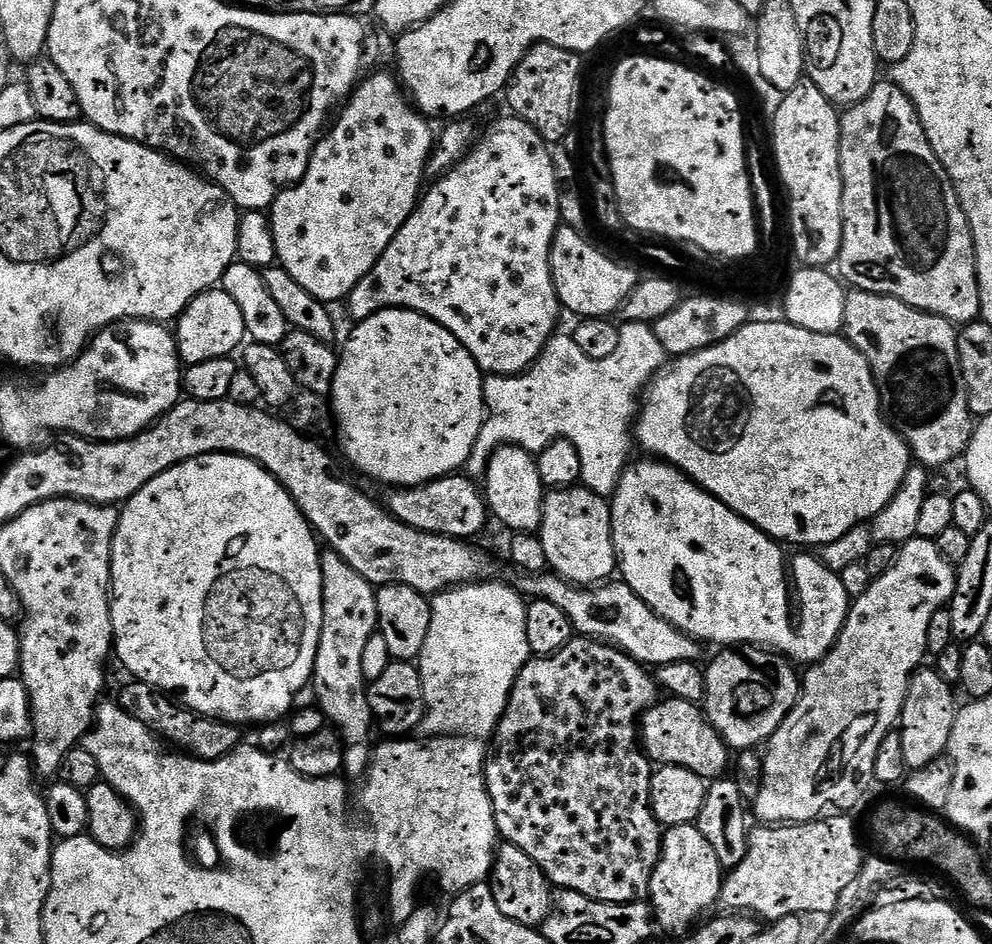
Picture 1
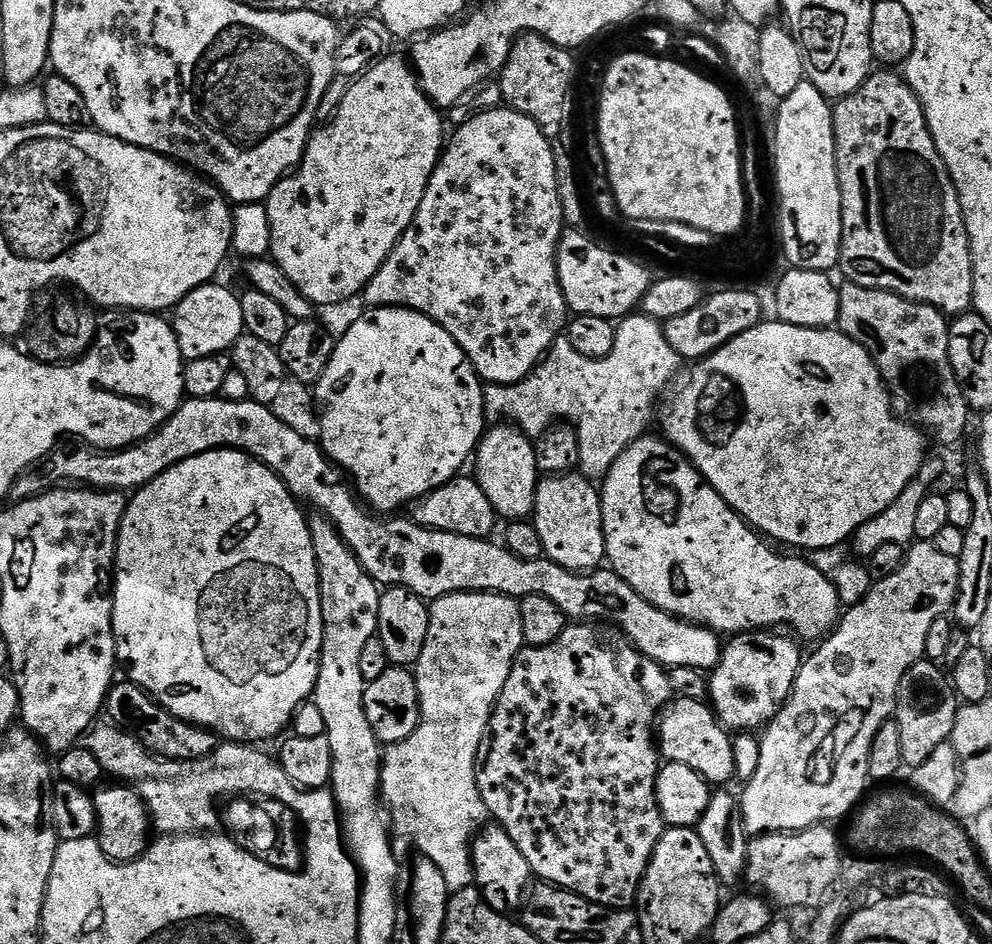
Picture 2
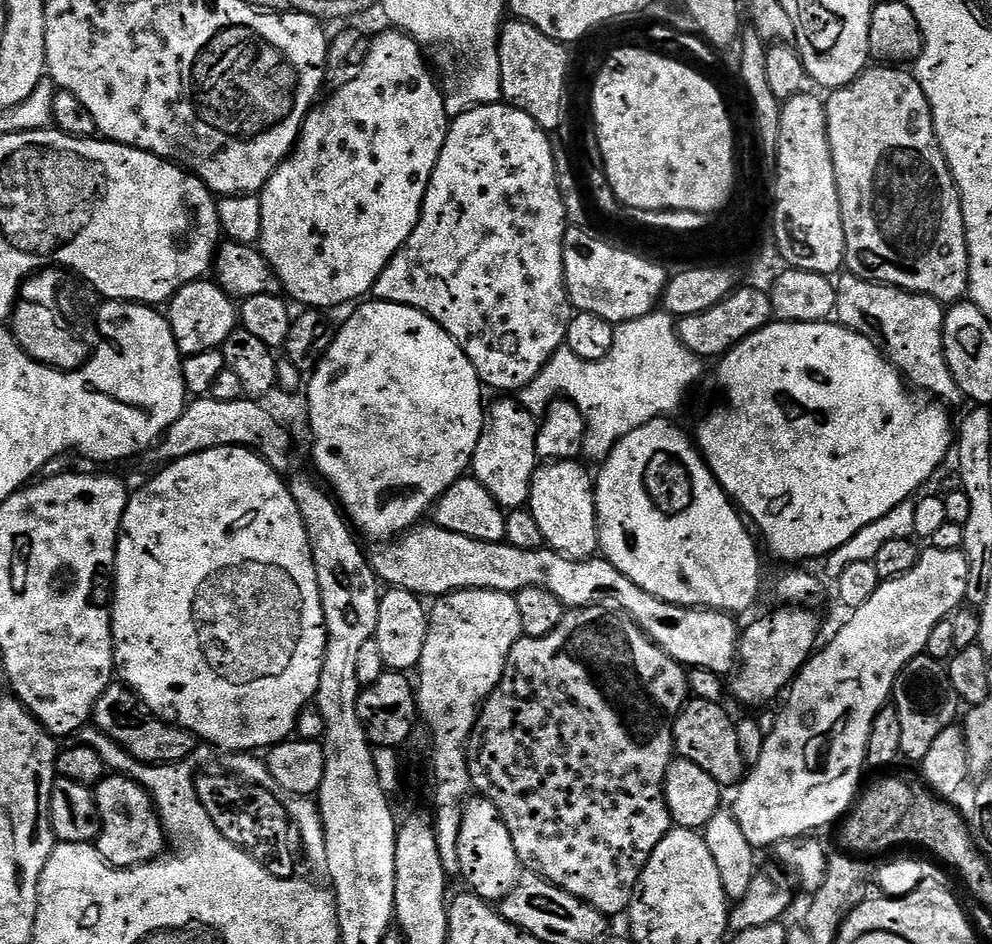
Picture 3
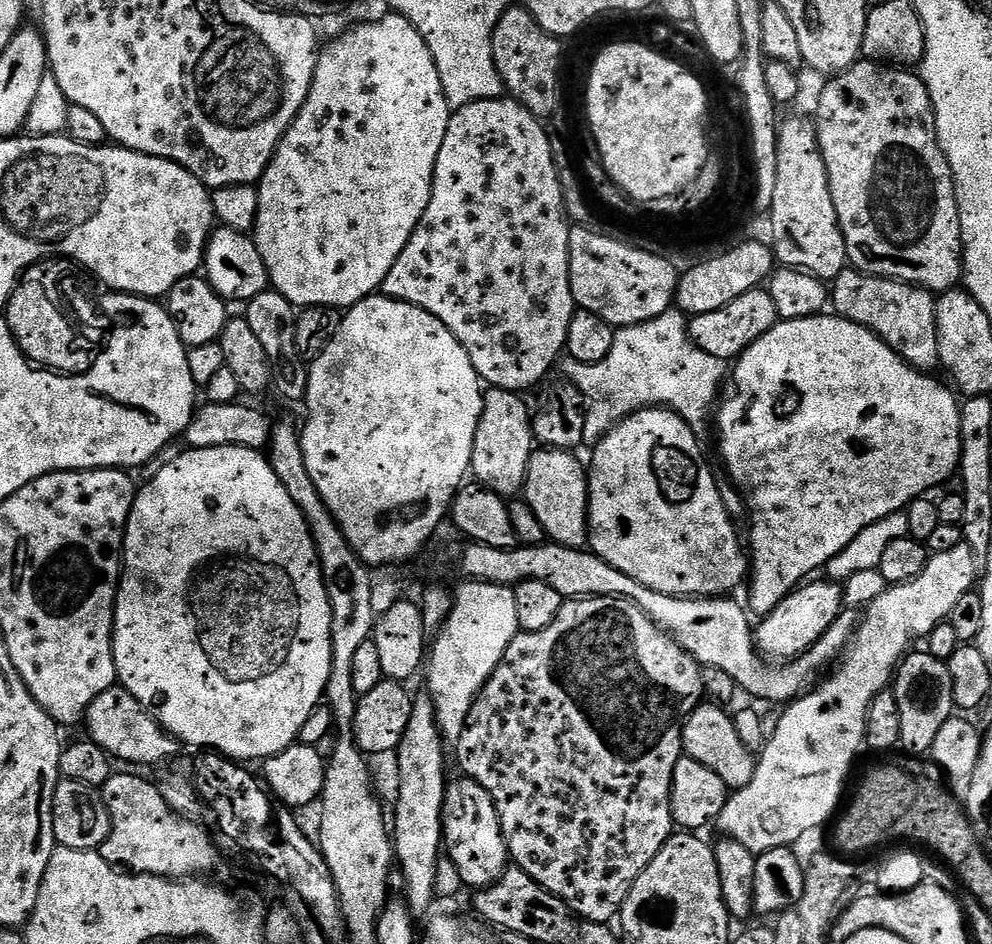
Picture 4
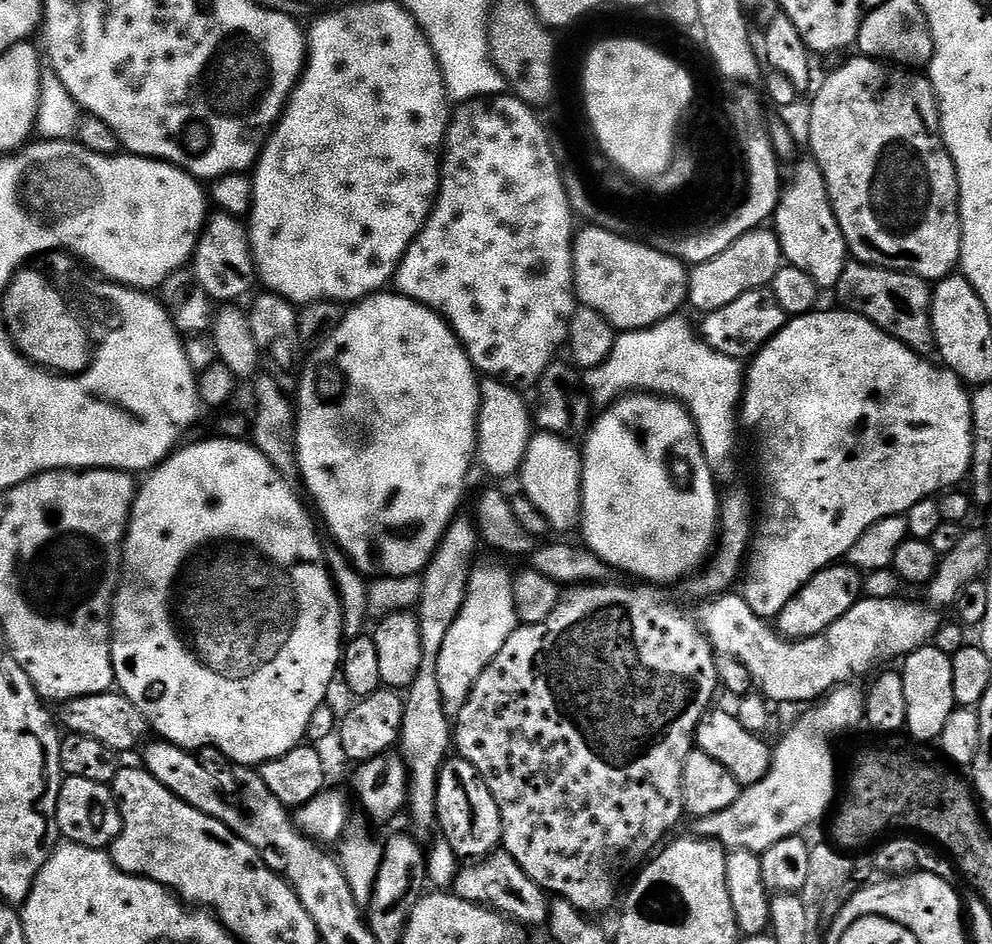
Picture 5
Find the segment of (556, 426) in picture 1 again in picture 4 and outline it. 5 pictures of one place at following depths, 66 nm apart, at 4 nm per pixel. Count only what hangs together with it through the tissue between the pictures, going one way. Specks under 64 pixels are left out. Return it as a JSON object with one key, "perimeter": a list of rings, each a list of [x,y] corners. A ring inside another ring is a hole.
{"perimeter":[[[673,306],[666,314],[641,324],[631,324],[628,328],[616,328],[614,346],[610,346],[610,354],[597,364],[583,364],[571,358],[565,359],[563,375],[584,396],[584,413],[586,414],[585,441],[595,446],[604,435],[616,424],[621,424],[627,416],[641,412],[644,408],[671,408],[681,416],[692,428],[696,439],[704,442],[710,436],[710,421],[714,416],[714,405],[721,399],[722,389],[726,384],[725,361],[714,358],[714,354],[706,354],[690,338],[688,333],[689,317]]]}

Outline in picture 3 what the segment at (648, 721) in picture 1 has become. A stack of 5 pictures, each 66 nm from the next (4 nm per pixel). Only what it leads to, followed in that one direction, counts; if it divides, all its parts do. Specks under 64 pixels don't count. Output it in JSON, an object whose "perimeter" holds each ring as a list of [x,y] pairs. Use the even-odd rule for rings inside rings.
{"perimeter":[[[689,699],[677,716],[672,733],[676,743],[675,755],[679,759],[694,762],[694,766],[702,766],[702,770],[706,770],[706,774],[710,774],[710,778],[714,778],[714,782],[718,782],[721,789],[732,790],[743,781],[746,765],[742,750],[738,750],[737,721],[728,717],[724,707],[723,703]]]}

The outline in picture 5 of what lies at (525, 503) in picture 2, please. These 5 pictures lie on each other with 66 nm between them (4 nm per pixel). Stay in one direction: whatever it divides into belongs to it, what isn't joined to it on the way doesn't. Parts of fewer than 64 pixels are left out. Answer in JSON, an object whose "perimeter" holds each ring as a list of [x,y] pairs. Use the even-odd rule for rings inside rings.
{"perimeter":[[[484,378],[479,381],[480,413],[476,416],[475,459],[492,476],[512,476],[519,473],[526,458],[528,444],[534,435],[534,416],[517,389],[503,380]]]}

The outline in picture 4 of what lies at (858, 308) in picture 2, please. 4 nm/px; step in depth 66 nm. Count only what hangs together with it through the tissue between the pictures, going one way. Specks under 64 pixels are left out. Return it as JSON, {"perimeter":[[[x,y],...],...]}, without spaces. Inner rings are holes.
{"perimeter":[[[851,266],[844,267],[830,284],[830,304],[835,315],[858,326],[866,326],[907,364],[925,374],[936,370],[932,368],[941,367],[936,302],[937,297],[927,288],[917,288],[914,284],[890,280],[886,276],[872,276]]]}

